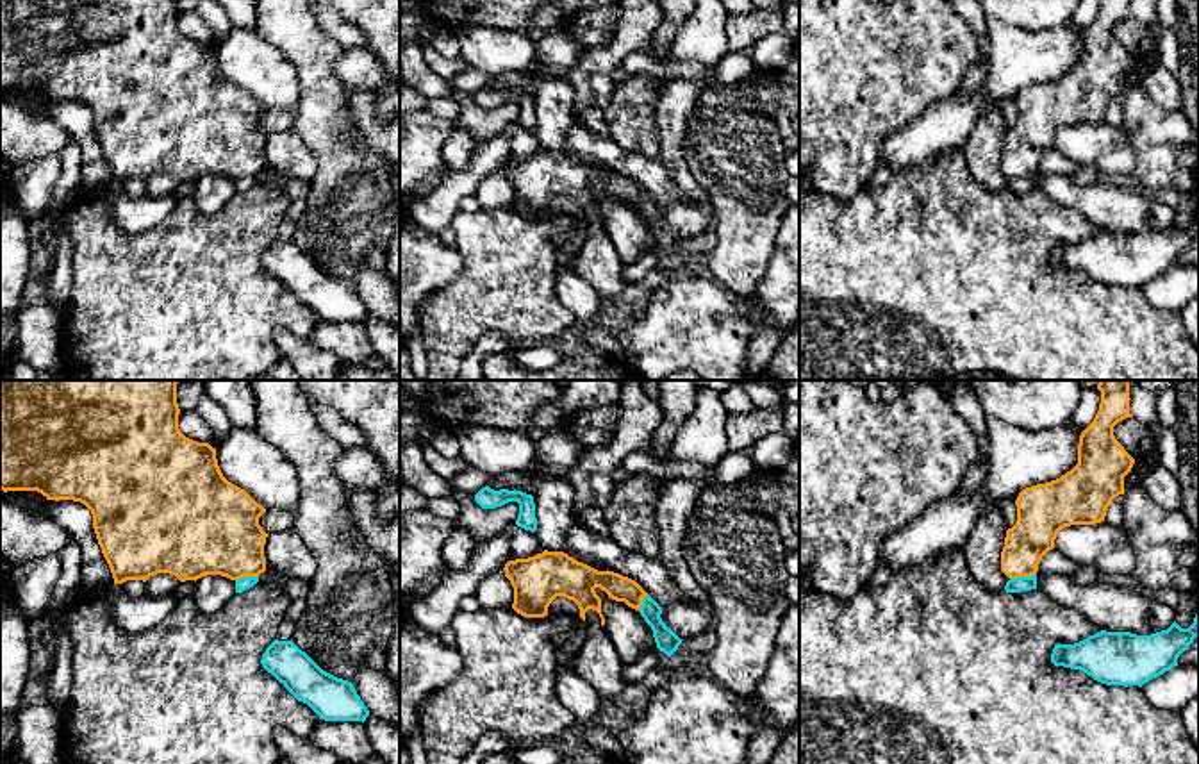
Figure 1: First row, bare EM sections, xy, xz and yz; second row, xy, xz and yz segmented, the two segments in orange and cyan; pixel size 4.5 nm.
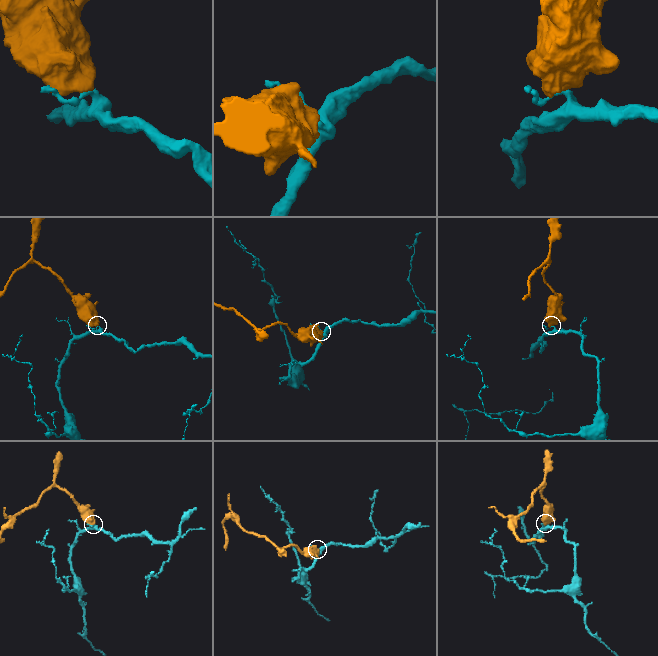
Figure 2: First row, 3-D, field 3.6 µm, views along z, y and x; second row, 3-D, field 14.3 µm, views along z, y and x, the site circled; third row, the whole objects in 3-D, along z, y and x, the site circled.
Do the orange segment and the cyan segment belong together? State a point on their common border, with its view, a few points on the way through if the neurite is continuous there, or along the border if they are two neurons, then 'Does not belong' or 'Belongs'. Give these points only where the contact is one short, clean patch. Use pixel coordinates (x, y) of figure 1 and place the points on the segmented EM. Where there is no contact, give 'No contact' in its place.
Touches orange at yz (1023, 575). Boundary: yz (1035, 573), (1010, 579). Does not belong

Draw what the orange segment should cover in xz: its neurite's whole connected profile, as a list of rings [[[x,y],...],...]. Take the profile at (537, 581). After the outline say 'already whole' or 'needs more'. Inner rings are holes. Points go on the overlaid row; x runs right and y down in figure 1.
[[[544,550],[528,559],[509,561],[503,571],[514,587],[512,609],[525,618],[548,616],[550,603],[564,596],[578,605],[583,621],[589,609],[596,610],[603,627],[605,618],[596,587],[639,612],[642,598],[649,596],[635,580],[608,569],[598,571],[564,552]]]; already whole

